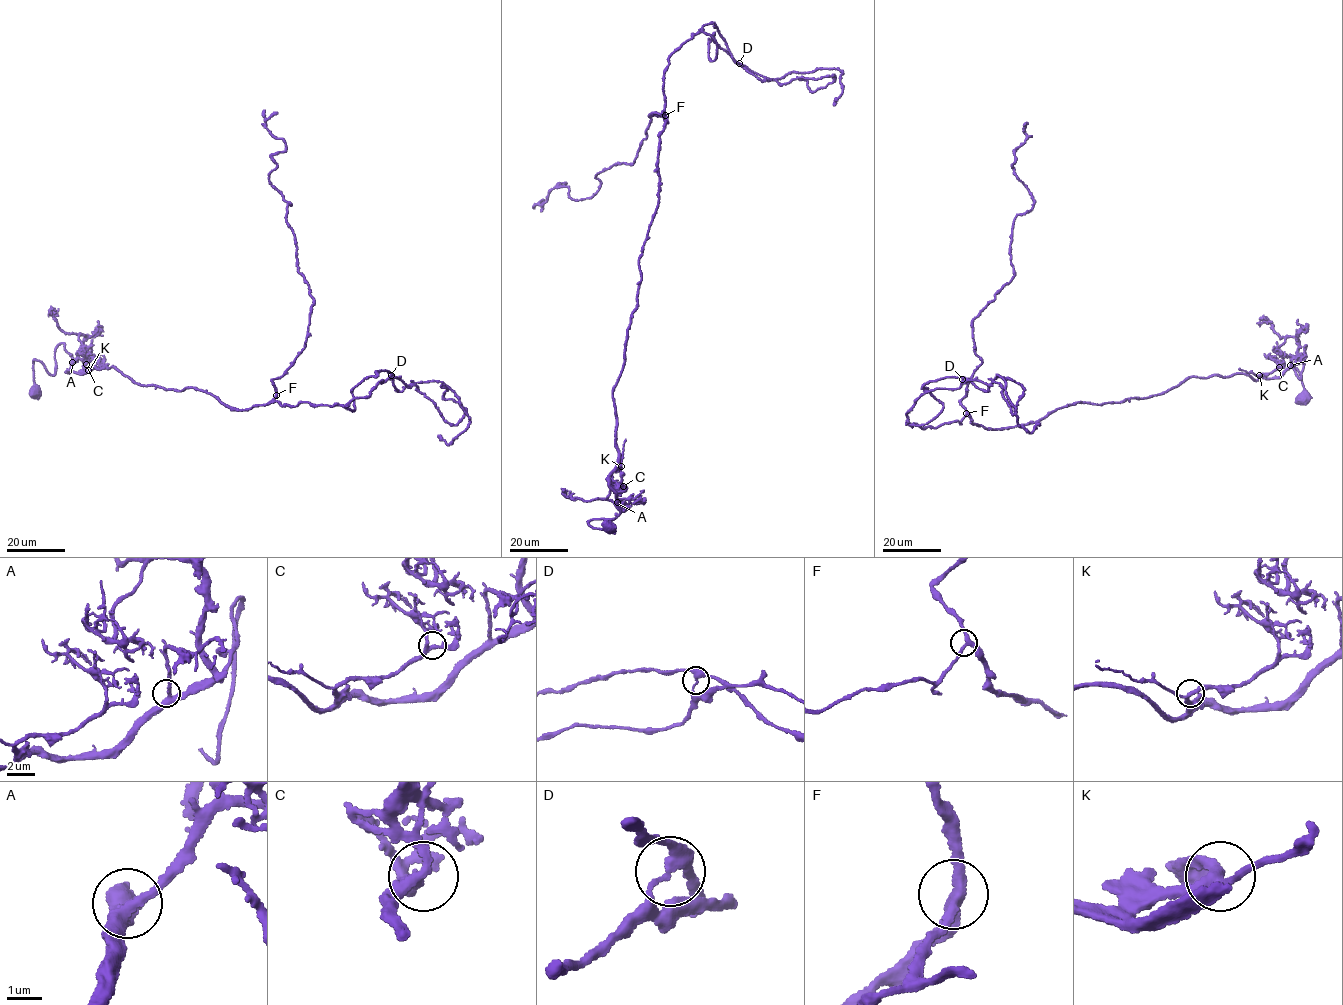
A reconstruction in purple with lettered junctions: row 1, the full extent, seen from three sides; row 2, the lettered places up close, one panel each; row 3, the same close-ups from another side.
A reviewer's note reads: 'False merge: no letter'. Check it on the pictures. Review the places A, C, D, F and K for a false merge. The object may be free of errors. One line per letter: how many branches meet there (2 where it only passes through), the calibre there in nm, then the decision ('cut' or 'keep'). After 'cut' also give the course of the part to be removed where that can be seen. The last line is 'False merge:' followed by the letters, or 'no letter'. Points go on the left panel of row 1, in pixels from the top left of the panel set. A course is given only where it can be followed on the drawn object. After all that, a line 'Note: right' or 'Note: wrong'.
A: branches 3; calibre 320 nm; keep
C: branches 3; calibre 260 nm; keep
D: branches 3; calibre 280 nm; cut; course (391, 375), (398, 391), (416, 382), (436, 381), (454, 393), (468, 416), (468, 427), (448, 444), (437, 436)
F: branches 3; calibre 280 nm; keep
K: branches 3; calibre 240 nm; keep
False merge: D
Note: wrong

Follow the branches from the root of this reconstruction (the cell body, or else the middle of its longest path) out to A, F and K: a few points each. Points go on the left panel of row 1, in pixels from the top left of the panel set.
A: (35, 392), (34, 360), (40, 362), (53, 375), (55, 348), (63, 343), (72, 362)
F: (35, 392), (33, 361), (53, 375), (63, 343), (66, 372), (115, 367), (236, 410), (276, 395)
K: (35, 392), (33, 361), (40, 362), (53, 375), (55, 348), (62, 343), (73, 360), (66, 372), (88, 370)

